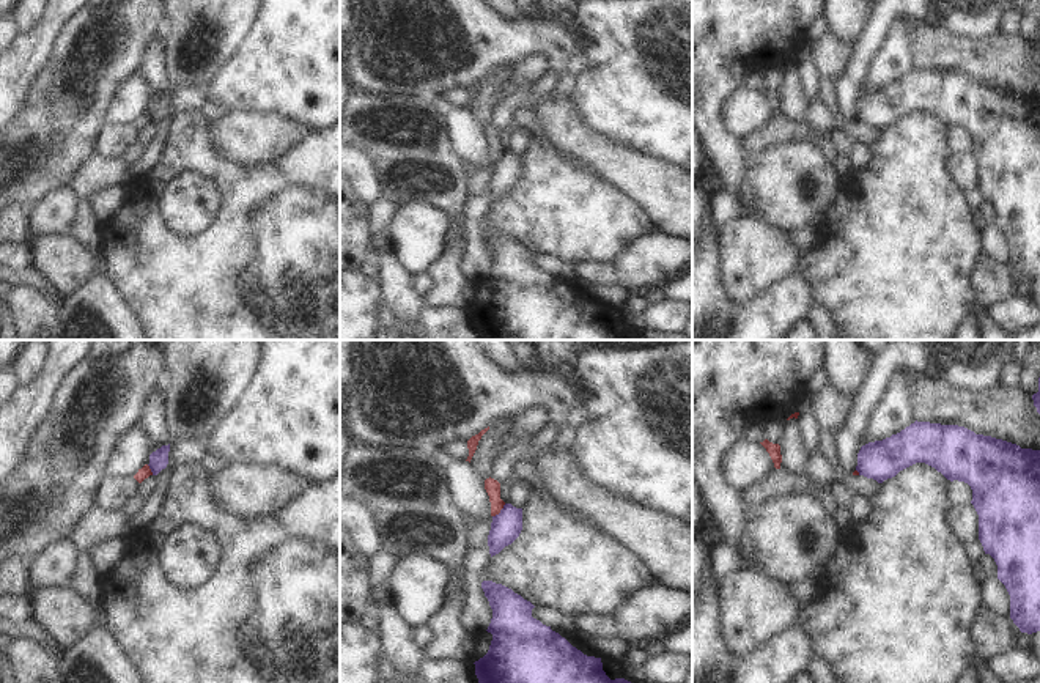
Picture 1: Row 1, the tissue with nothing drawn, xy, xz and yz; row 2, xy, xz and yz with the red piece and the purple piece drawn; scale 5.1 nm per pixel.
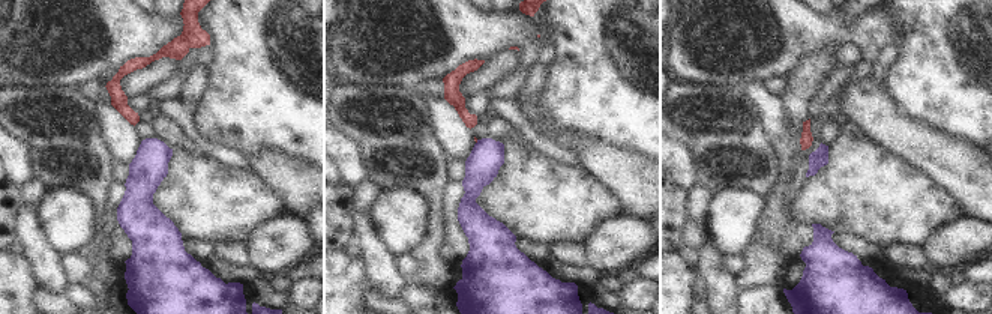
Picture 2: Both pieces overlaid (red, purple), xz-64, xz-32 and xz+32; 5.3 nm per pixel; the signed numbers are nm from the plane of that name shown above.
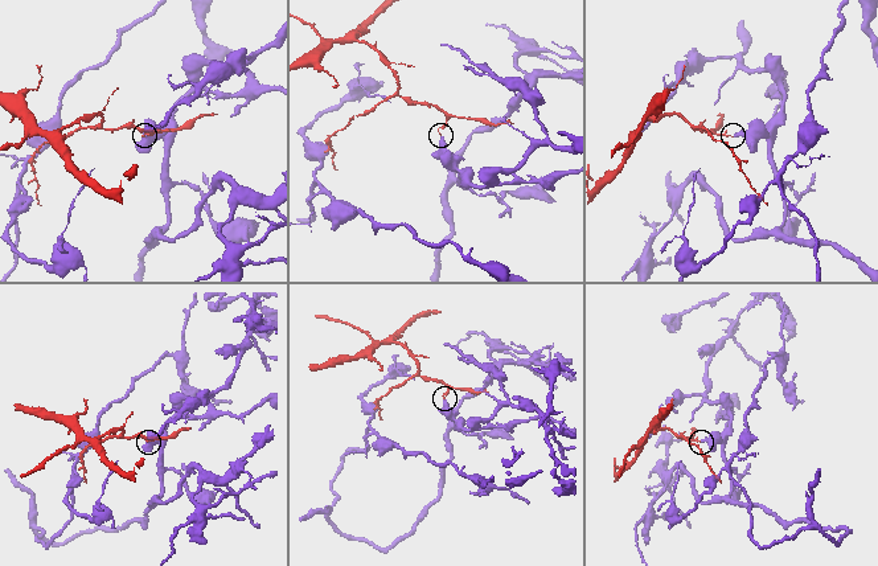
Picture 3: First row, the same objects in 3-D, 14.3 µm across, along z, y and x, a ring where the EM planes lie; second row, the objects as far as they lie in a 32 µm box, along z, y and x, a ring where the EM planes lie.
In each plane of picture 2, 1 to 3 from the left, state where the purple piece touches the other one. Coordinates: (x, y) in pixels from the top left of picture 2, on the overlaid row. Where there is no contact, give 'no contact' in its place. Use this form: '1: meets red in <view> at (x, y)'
1: no contact
2: no contact
3: no contact

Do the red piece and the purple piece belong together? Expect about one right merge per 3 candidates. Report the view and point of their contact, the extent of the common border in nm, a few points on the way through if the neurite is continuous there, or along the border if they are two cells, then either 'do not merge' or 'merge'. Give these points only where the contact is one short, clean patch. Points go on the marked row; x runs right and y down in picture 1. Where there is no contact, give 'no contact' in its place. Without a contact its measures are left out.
xz (499, 512) | 100 nm | along xz (505, 504), (493, 516) | do not merge

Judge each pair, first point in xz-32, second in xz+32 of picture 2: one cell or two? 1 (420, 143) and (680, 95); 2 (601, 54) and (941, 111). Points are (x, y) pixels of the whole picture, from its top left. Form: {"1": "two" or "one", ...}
{"1": "one", "2": "one"}

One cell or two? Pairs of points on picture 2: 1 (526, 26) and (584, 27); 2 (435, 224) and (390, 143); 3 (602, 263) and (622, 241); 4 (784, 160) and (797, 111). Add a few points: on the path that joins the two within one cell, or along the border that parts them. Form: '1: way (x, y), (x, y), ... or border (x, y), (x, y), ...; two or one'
1: border (533, 17), (545, 30), (548, 42); two
2: way (434, 205), (431, 184), (410, 163); one
3: way (605, 257), (616, 247); one
4: way (791, 147), (797, 138), (797, 123); one

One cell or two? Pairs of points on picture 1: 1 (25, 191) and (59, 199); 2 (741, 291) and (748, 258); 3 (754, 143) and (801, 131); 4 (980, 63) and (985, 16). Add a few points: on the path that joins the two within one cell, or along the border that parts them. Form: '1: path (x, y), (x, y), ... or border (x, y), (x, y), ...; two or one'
1: border (68, 184), (49, 191), (29, 206); two
2: path (743, 284), (748, 266); one
3: path (765, 137), (778, 131), (790, 131); one
4: border (1001, 30), (979, 38), (947, 33); two

